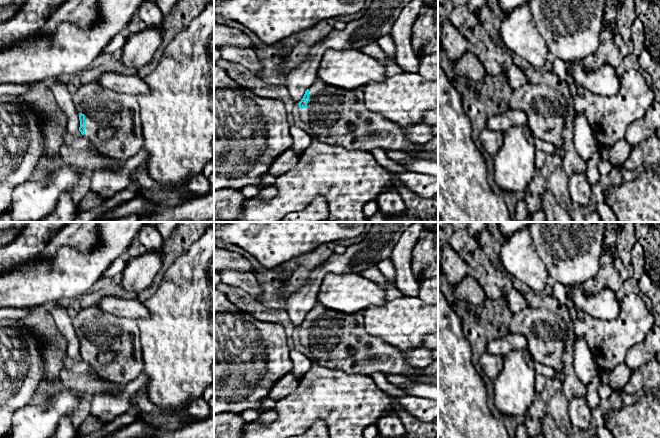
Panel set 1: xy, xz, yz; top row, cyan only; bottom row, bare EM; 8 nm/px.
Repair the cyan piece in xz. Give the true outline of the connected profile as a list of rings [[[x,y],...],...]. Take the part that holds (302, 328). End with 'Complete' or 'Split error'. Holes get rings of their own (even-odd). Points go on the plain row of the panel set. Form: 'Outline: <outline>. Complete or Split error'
Outline: [[[317,304],[306,315],[298,327],[301,332],[300,341],[314,356],[314,361],[321,367],[341,370],[348,374],[361,373],[370,376],[375,372],[385,374],[403,374],[413,380],[438,386],[436,378],[428,378],[421,370],[405,360],[403,352],[391,347],[381,338],[370,335],[364,325],[361,311],[353,315],[329,310]]]. Split error

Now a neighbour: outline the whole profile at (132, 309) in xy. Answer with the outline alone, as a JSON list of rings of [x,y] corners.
[[[105,297],[97,305],[102,311],[116,317],[138,320],[149,315],[143,302],[136,299],[123,299],[120,297]]]

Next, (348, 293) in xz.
[[[328,273],[318,292],[318,304],[332,311],[353,315],[386,302],[386,290],[360,273]]]

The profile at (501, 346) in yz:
[[[509,332],[500,338],[489,341],[486,348],[487,353],[499,356],[504,356],[513,350],[529,351],[524,335]]]

